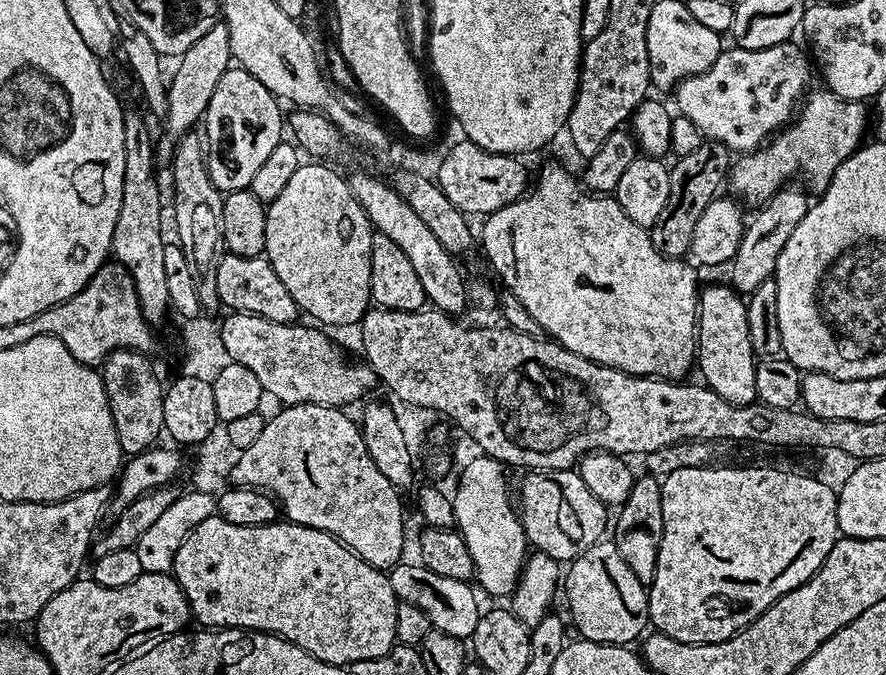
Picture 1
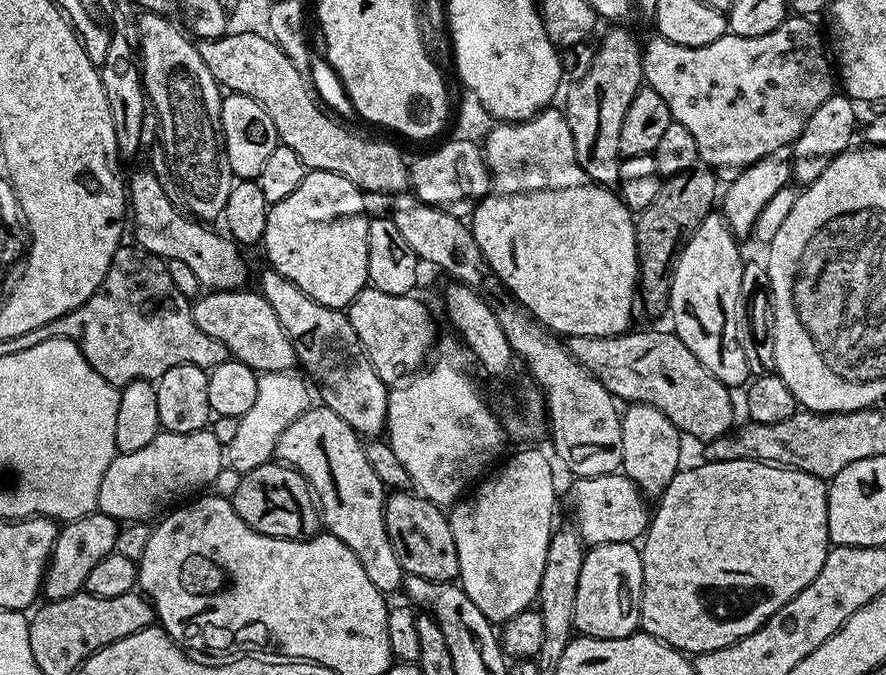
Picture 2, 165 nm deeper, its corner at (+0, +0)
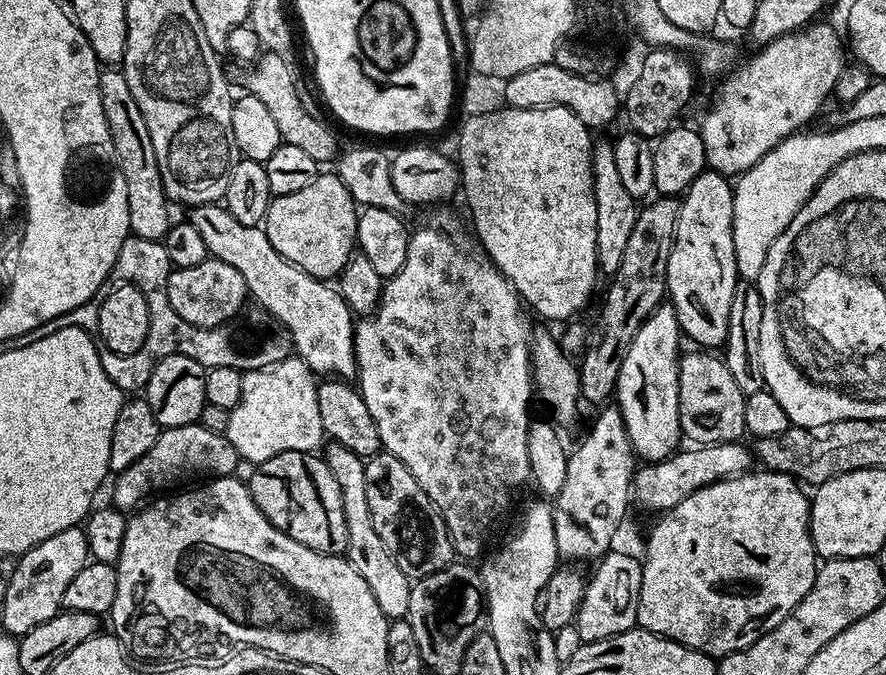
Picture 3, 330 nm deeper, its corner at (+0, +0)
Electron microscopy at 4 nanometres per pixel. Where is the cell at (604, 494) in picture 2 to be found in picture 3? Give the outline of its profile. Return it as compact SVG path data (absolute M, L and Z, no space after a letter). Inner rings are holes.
M744 442L688 446L673 452L664 460L648 462L637 467L634 473L634 500L648 512L663 514L678 506L682 498L690 498L694 490L702 490L702 486L710 486L719 480L729 480L731 476L742 476L753 464L753 453Z

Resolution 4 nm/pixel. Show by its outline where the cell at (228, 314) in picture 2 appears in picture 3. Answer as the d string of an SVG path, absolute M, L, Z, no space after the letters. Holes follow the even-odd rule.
M215 258L198 262L198 266L172 268L164 289L170 298L170 306L174 306L174 314L199 328L216 328L235 321L245 307L244 300L249 299L242 274L238 274L234 266L226 266L226 262Z

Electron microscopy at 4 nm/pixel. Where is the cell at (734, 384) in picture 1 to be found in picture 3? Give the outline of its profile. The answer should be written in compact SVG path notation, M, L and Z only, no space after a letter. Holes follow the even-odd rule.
M705 170L680 200L674 246L668 263L667 299L674 306L681 333L704 350L716 350L728 337L730 298L737 282L734 262L733 185L722 172Z

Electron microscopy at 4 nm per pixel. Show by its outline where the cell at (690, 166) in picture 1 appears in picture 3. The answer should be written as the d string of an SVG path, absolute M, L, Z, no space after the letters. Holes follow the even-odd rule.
M660 196L648 203L640 208L638 218L634 222L634 230L626 241L622 263L607 281L608 293L604 296L604 305L601 306L600 317L596 320L596 329L593 332L591 329L590 339L578 360L580 399L585 405L603 405L607 401L604 399L607 396L609 399L615 393L616 379L622 370L626 350L630 350L630 342L634 342L634 334L638 334L642 322L650 318L656 307L666 300L668 263L676 237L680 200L674 196Z

